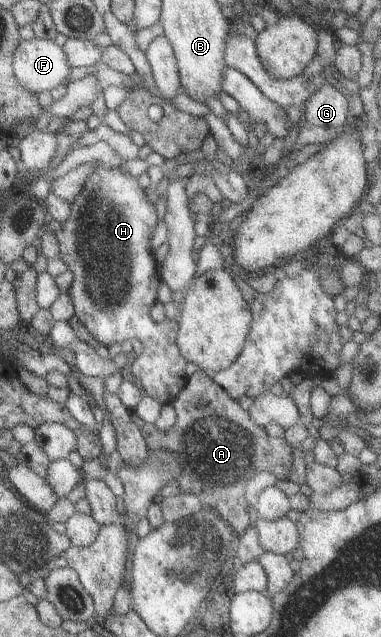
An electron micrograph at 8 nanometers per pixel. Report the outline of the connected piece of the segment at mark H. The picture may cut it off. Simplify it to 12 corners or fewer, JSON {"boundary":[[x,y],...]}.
{"boundary":[[97,164],[54,232],[75,318],[139,340],[129,377],[170,403],[178,324],[154,322],[155,206]]}

